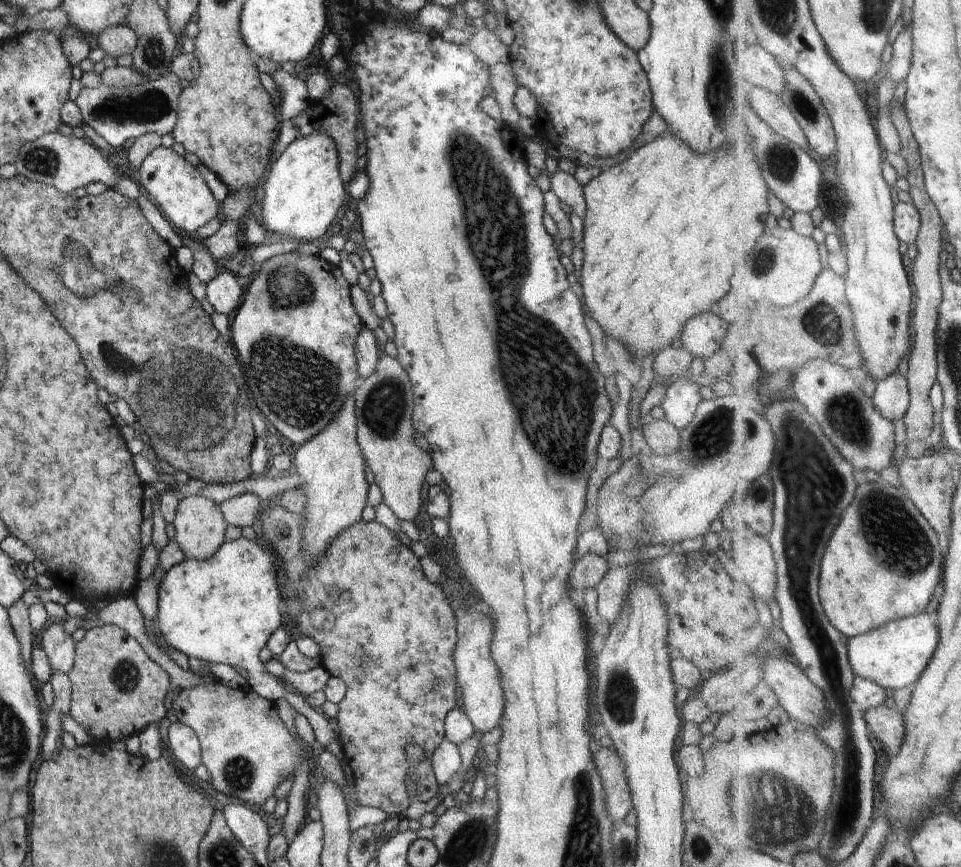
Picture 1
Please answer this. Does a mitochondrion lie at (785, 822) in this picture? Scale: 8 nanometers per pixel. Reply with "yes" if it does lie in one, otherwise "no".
yes

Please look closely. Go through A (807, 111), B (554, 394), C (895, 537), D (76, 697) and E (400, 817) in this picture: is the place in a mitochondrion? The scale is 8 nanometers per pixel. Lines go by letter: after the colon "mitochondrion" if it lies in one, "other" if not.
A: mitochondrion
B: mitochondrion
C: mitochondrion
D: other
E: other

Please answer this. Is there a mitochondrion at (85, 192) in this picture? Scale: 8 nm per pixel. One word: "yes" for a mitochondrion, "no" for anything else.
no

